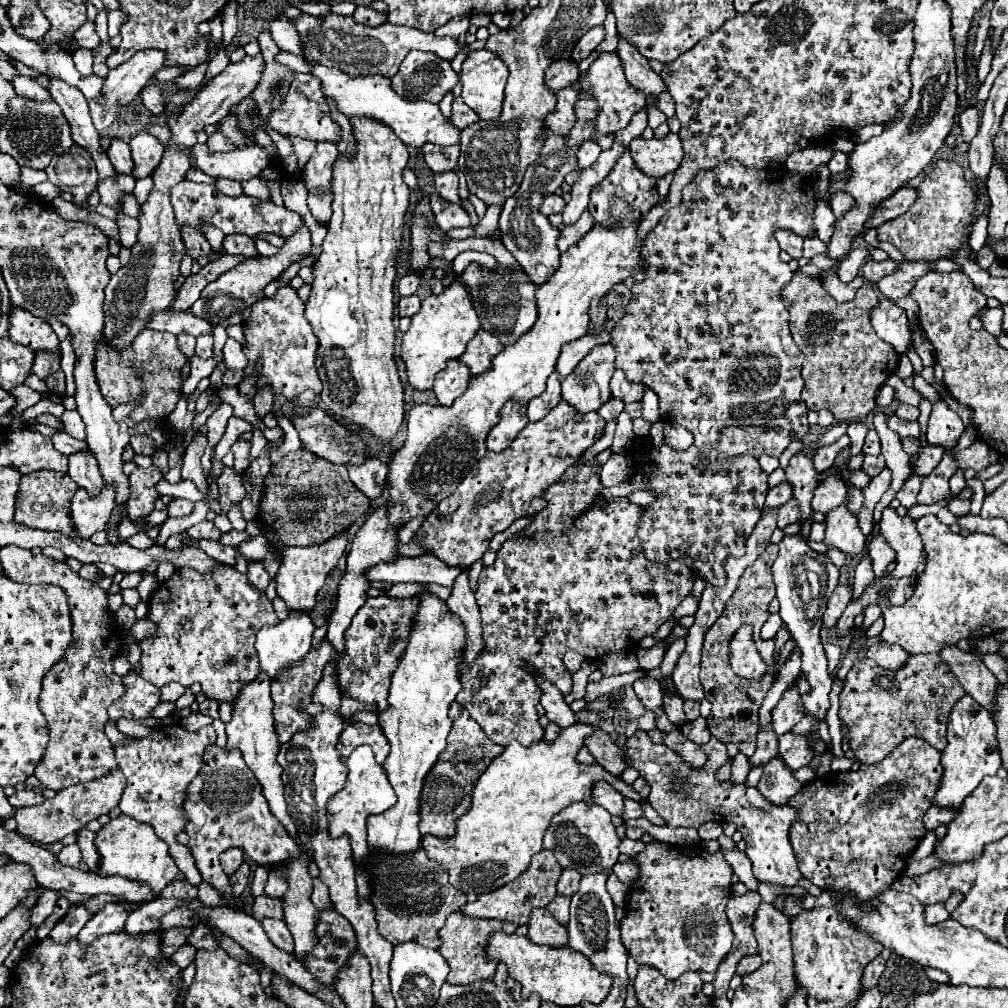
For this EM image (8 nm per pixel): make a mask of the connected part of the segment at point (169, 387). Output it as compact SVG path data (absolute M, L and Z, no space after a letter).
M143 330L125 352L115 352L107 344L99 344L95 358L95 372L101 392L111 406L141 398L145 394L141 406L135 410L135 414L131 414L131 420L141 422L145 418L163 420L173 412L175 404L181 398L183 380L179 368L183 364L185 364L185 356L179 352L177 338L173 334Z

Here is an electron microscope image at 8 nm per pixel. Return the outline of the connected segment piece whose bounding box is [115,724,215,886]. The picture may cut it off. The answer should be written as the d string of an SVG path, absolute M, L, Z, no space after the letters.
M173 724L163 726L145 738L133 738L127 746L115 746L117 764L127 778L127 786L119 802L121 812L139 822L153 824L155 834L169 844L169 852L175 858L177 868L195 886L199 886L201 874L191 858L191 850L177 842L177 834L181 834L183 826L187 826L187 818L183 818L183 798L187 798L187 786L203 768L203 750L211 744L215 744L213 726L203 726L197 732L189 732L183 726Z

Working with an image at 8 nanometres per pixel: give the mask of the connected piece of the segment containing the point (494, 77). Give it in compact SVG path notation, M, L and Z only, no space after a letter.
M473 50L461 68L461 98L481 120L499 118L507 78L509 70L499 56L489 50Z

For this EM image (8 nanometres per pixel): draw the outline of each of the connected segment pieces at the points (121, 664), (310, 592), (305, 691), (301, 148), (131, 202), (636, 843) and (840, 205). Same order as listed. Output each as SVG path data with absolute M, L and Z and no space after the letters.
M117 654L115 660L113 660L113 670L115 670L115 674L125 676L125 674L131 672L131 664L129 664L129 660L123 654Z
M343 530L343 534L337 534L335 538L329 538L327 542L321 542L317 546L279 546L281 568L275 576L277 596L287 602L289 610L311 610L315 606L315 596L319 588L325 584L327 574L337 566L337 560L347 548L347 532L349 530Z
M323 640L319 648L311 648L307 652L307 658L303 658L303 662L297 662L293 668L283 670L283 674L279 674L279 678L271 680L271 698L273 698L273 720L275 720L275 732L279 738L279 744L285 744L287 740L293 738L293 734L311 728L313 716L307 714L307 706L311 704L311 694L315 692L315 686L319 684L319 678L323 674L323 668L327 662L331 662L331 658L335 656L335 648Z
M291 138L291 144L293 144L293 150L295 150L297 158L299 158L299 166L303 168L305 162L309 160L309 156L315 150L315 142L307 142L307 140L301 140L301 138Z
M127 194L123 200L121 200L121 206L123 206L123 212L125 214L129 214L129 216L139 216L139 212L141 212L141 206L137 204L137 200L135 200L135 196L133 194Z
M623 838L621 844L619 844L619 850L621 850L623 854L627 854L629 858L637 856L643 848L645 848L645 844L643 844L641 840L629 840L629 838Z
M835 192L835 194L831 194L829 202L831 202L831 208L833 208L835 216L845 214L853 206L853 198L847 196L847 192Z

